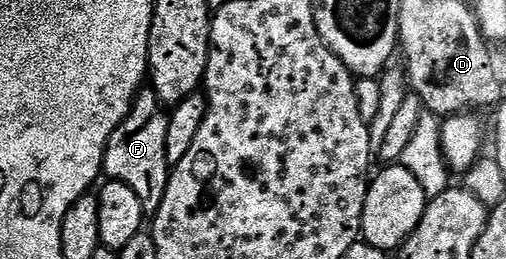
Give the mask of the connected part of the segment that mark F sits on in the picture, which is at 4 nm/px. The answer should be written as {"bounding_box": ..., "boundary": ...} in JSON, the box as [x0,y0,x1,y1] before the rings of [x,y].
{"bounding_box":[103,90,170,217],"boundary":[[[141,90],[132,103],[130,113],[126,113],[118,129],[114,129],[104,154],[103,174],[108,175],[107,178],[111,182],[130,185],[138,201],[142,201],[142,209],[148,217],[158,213],[162,197],[166,197],[166,185],[170,174],[170,164],[166,157],[168,116],[165,104],[160,102],[155,91]]]}

